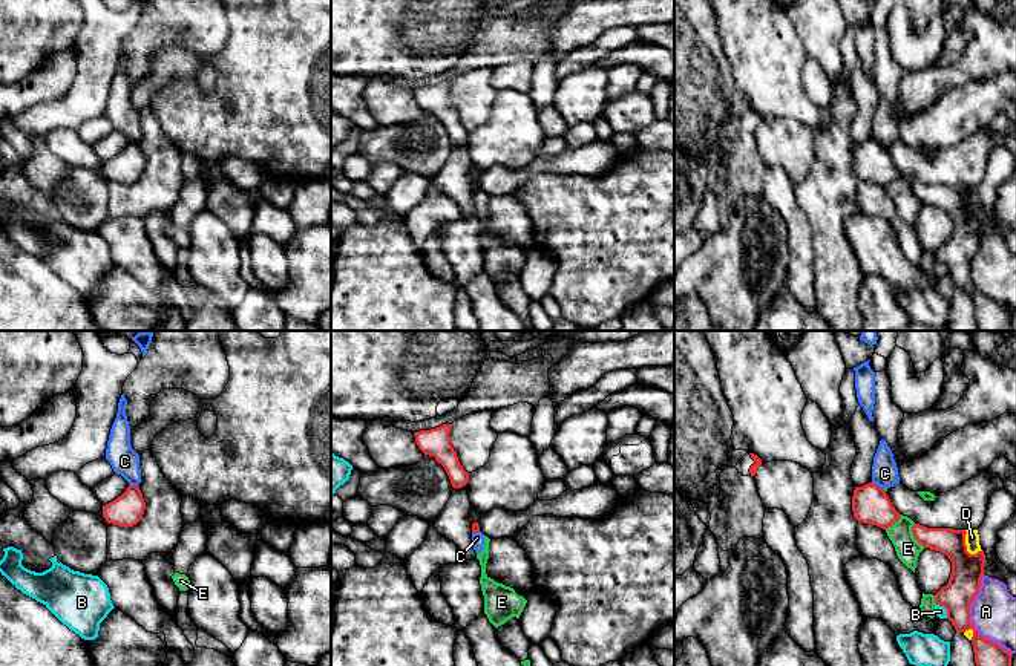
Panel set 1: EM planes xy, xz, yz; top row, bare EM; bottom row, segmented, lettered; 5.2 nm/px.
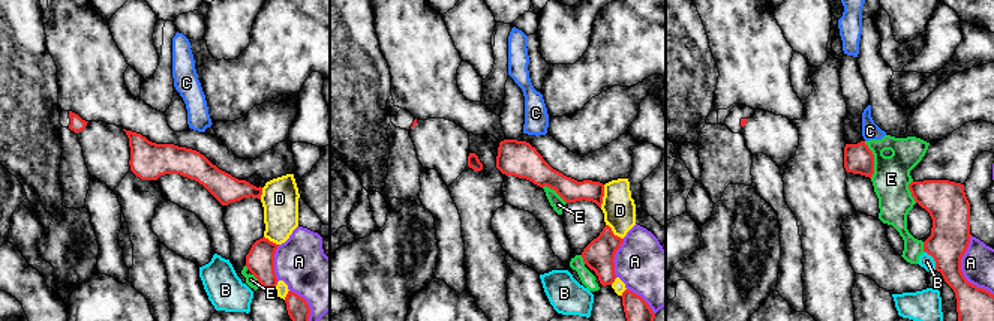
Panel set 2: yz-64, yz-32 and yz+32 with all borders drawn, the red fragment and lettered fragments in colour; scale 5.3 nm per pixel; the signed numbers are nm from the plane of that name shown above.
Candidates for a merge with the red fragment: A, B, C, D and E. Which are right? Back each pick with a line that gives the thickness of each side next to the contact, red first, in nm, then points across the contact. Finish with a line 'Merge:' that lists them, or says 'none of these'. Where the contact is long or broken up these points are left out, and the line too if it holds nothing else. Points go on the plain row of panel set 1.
Merge: none of these

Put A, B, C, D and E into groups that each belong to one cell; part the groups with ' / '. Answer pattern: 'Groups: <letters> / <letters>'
Groups: A / B / C E / D

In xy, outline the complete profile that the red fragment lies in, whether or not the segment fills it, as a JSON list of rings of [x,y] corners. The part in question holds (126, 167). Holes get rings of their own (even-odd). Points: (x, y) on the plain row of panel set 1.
[[[130,142],[115,158],[103,162],[103,175],[107,181],[133,184],[144,171],[146,159],[139,144]]]

